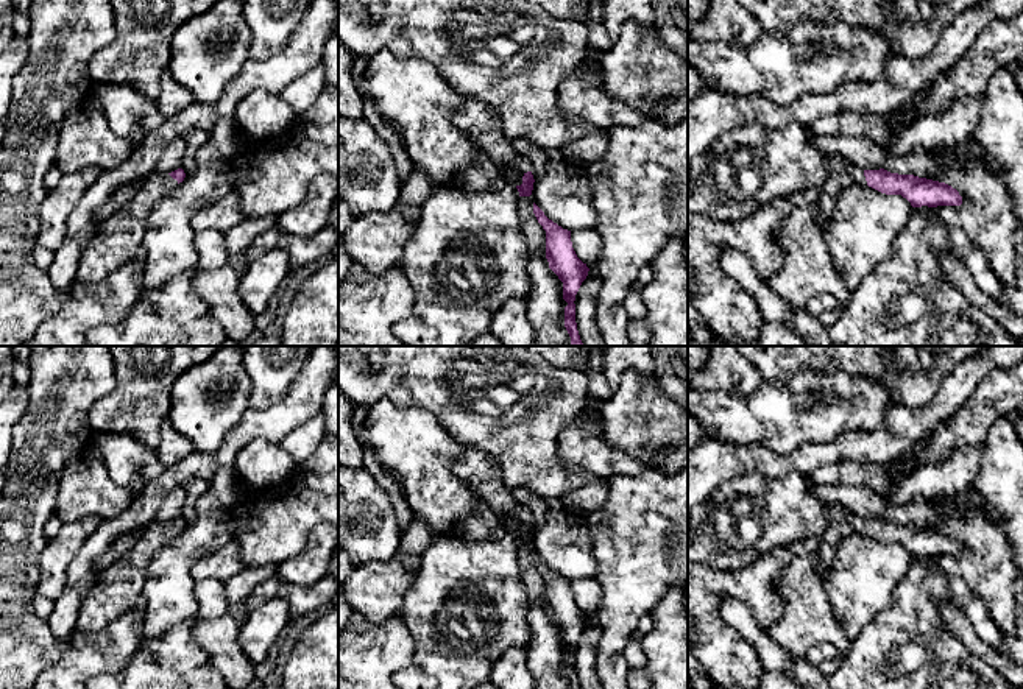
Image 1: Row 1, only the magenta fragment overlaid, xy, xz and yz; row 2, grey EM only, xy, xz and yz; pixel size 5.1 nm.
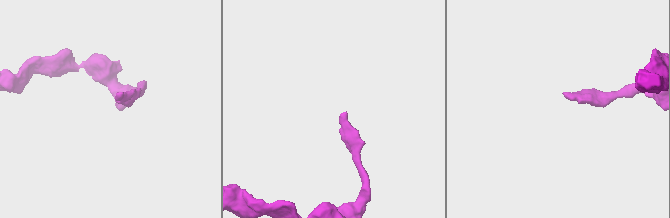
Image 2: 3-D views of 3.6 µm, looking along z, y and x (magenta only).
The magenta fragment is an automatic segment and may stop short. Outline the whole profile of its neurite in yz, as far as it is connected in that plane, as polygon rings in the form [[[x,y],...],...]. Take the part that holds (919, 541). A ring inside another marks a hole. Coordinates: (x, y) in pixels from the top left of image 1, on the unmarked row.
[[[853,516],[855,533],[869,535],[886,544],[901,544],[912,556],[937,556],[937,555],[961,555],[962,546],[956,538],[945,532],[919,527],[914,524],[890,522],[884,518],[862,519]]]

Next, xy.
[[[182,518],[172,522],[150,521],[137,535],[131,550],[98,575],[83,602],[75,630],[97,633],[129,613],[142,597],[151,560],[184,527]]]

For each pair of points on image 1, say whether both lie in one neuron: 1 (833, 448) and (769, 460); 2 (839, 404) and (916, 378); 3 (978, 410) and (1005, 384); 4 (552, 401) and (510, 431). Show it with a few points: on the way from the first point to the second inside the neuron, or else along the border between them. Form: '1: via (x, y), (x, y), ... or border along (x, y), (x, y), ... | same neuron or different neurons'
1: via (817, 454), (803, 460), (785, 460) | same neuron
2: border along (852, 374), (880, 382), (895, 404) | different neurons
3: via (984, 404), (998, 390) | same neuron
4: via (546, 412), (527, 431), (521, 431) | same neuron

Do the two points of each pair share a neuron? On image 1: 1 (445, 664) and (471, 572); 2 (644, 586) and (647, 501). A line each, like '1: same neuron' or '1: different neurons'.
1: same neuron
2: same neuron

